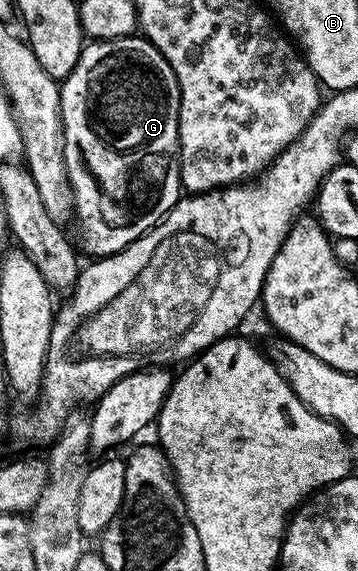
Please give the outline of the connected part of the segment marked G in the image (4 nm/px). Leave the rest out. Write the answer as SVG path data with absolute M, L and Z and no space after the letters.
M133 34L117 40L94 40L85 43L80 52L74 70L60 84L60 126L64 137L66 152L66 171L70 189L70 204L74 209L74 220L80 223L80 240L89 252L89 257L99 258L113 256L130 242L134 242L143 232L149 232L160 222L165 214L181 199L180 187L180 139L178 138L178 122L180 121L180 87L178 78L166 62L166 58L143 35Z

